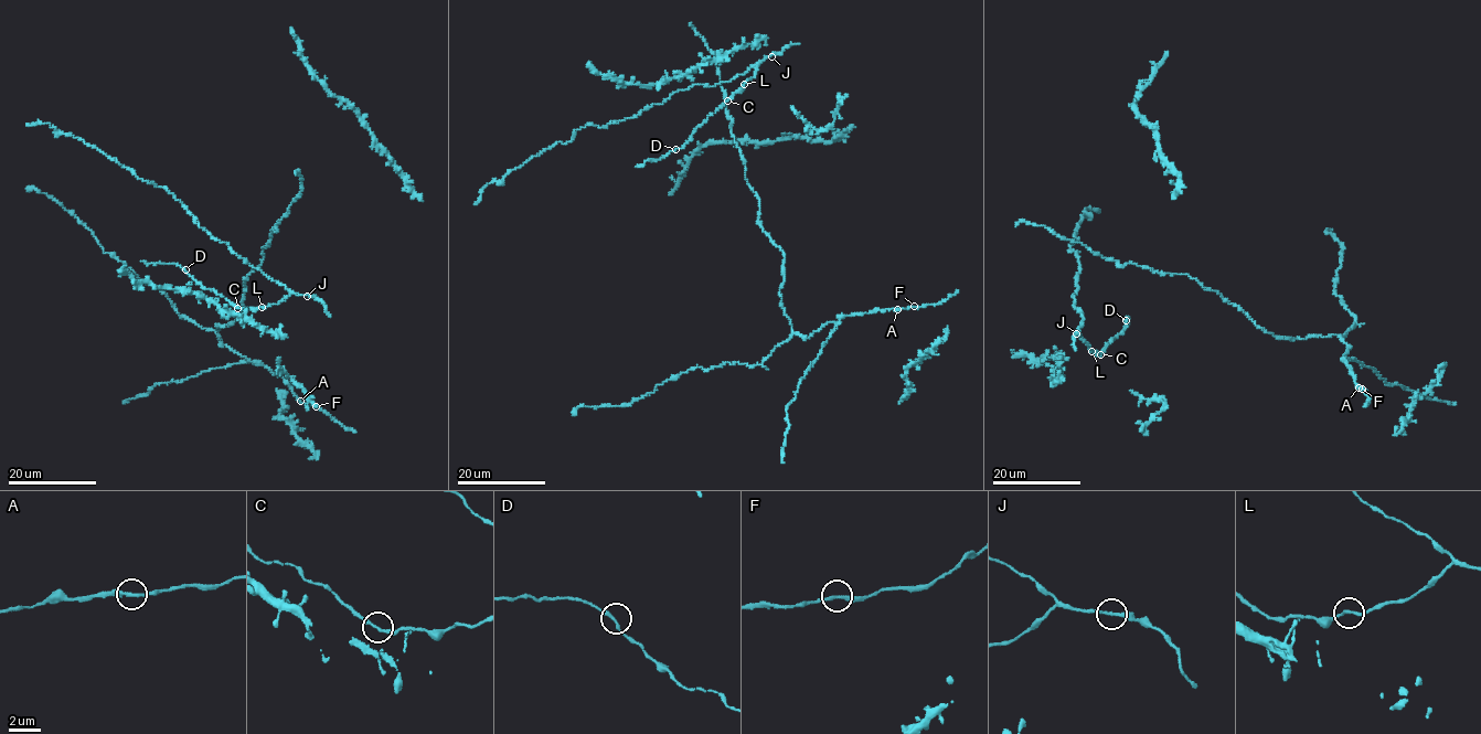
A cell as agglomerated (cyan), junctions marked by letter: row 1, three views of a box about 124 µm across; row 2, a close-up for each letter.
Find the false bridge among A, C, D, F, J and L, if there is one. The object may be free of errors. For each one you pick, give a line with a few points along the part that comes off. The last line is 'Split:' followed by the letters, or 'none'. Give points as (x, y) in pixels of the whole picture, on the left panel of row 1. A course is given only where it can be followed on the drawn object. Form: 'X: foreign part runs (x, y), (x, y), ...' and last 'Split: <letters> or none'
Split: none

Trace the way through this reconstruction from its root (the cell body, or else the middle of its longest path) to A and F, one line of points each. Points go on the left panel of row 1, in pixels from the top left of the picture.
A: (257, 268), (247, 274), (243, 284), (241, 319), (216, 326), (219, 336), (222, 343), (281, 375), (299, 401)
F: (257, 268), (243, 284), (241, 319), (216, 326), (220, 339), (281, 375), (302, 403), (316, 406)

